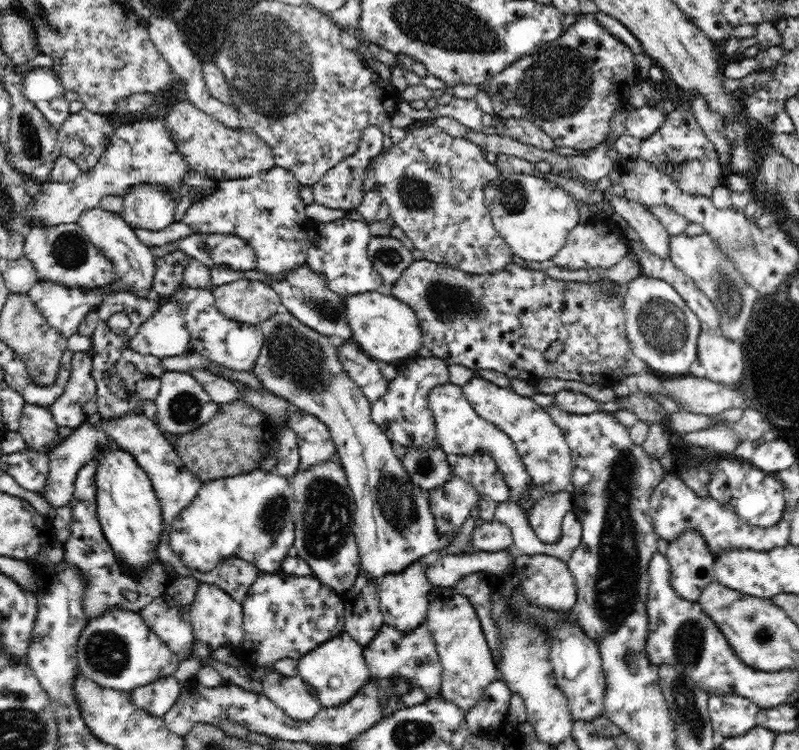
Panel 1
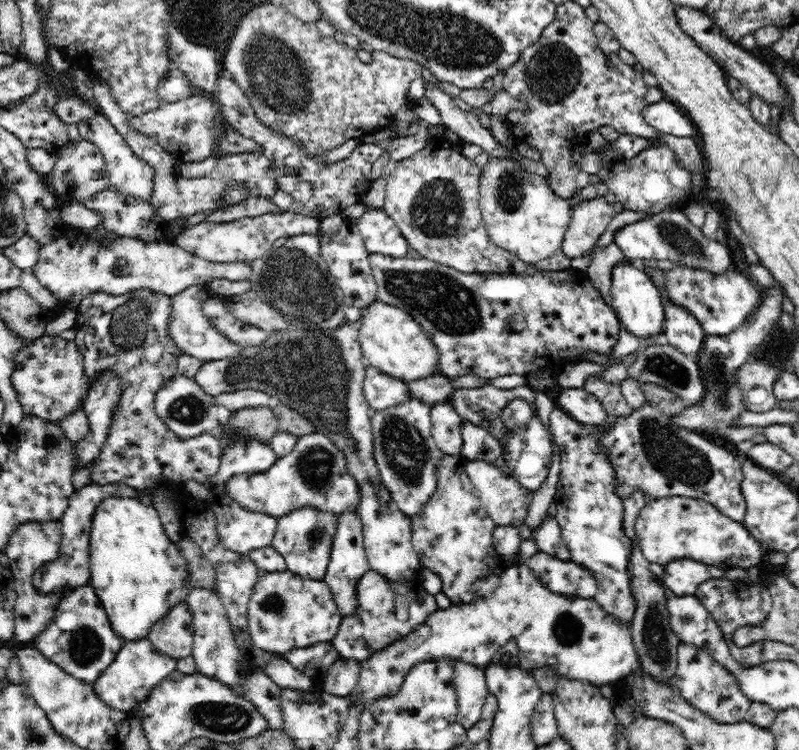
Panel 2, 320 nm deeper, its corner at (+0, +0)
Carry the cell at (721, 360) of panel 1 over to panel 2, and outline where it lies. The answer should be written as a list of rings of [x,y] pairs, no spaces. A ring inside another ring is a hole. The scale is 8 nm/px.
[[[668,301],[663,304],[663,313],[663,333],[667,342],[696,360],[706,336],[699,320],[689,310]]]

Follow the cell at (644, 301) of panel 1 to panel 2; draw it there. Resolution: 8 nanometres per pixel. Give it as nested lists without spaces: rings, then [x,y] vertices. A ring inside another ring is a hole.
[[[627,260],[614,265],[611,280],[611,307],[628,332],[634,337],[647,339],[663,333],[663,300],[660,298],[656,285],[651,278],[641,269],[636,268]]]

